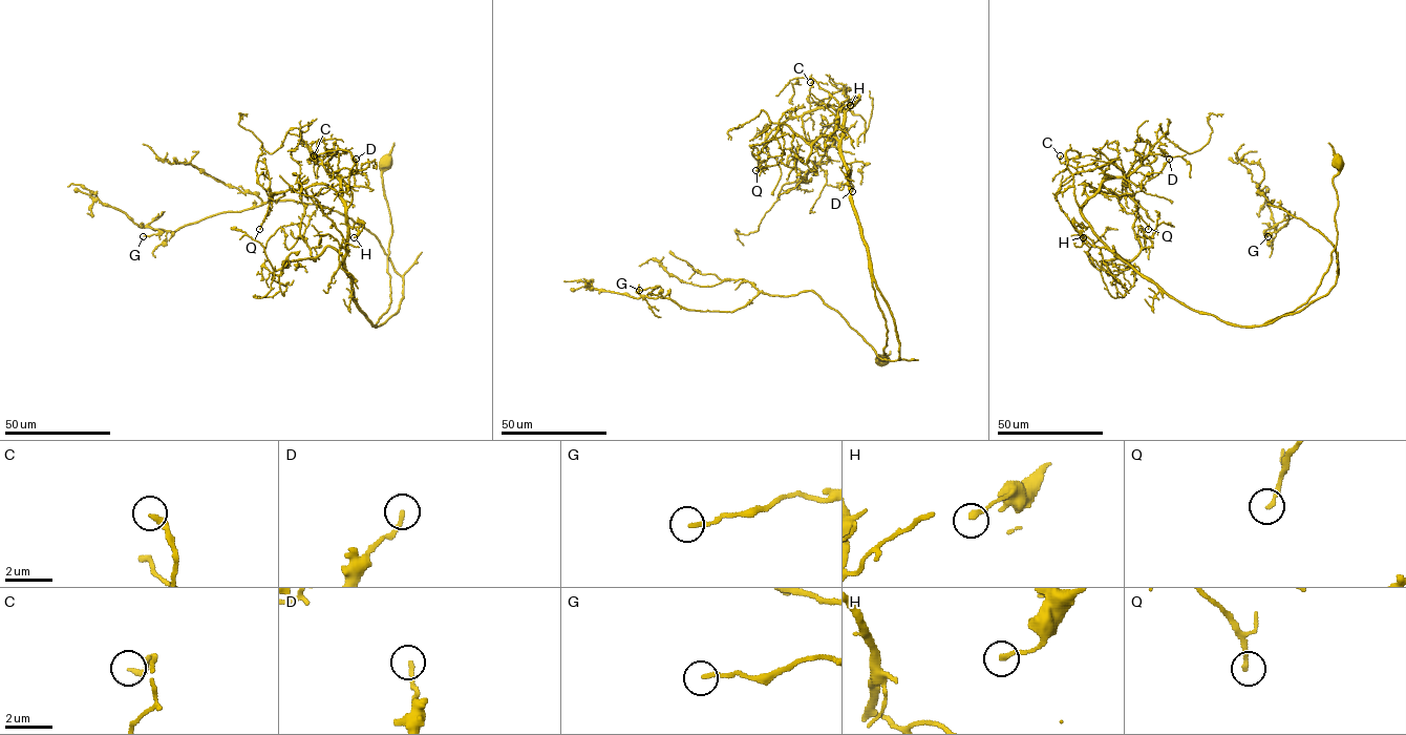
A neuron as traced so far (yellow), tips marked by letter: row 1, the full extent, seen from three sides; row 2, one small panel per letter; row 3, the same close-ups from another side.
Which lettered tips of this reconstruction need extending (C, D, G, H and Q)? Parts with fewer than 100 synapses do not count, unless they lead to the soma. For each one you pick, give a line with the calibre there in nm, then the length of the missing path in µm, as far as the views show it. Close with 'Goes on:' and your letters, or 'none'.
Goes on: none

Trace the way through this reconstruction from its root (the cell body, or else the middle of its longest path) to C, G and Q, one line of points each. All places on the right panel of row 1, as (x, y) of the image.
C: (1337, 161), (1320, 285), (1243, 327), (1121, 259), (1076, 201), (1065, 152), (1080, 153), (1060, 155)
G: (1337, 161), (1328, 270), (1256, 326), (1338, 272), (1335, 247), (1274, 201), (1289, 219), (1268, 236)
Q: (1337, 161), (1328, 270), (1262, 324), (1200, 313), (1138, 274), (1083, 215), (1085, 185), (1131, 195), (1148, 229)

